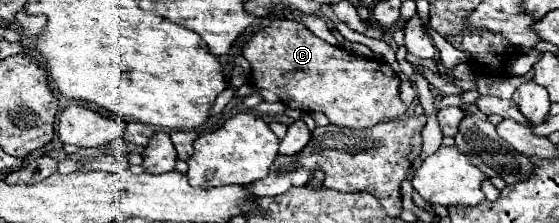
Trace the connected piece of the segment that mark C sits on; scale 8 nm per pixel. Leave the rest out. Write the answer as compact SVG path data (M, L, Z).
M272 20L244 46L242 56L252 66L250 84L256 90L270 90L286 106L302 112L324 112L336 126L370 128L408 110L398 96L400 78L384 70L384 62L332 46L296 20Z

